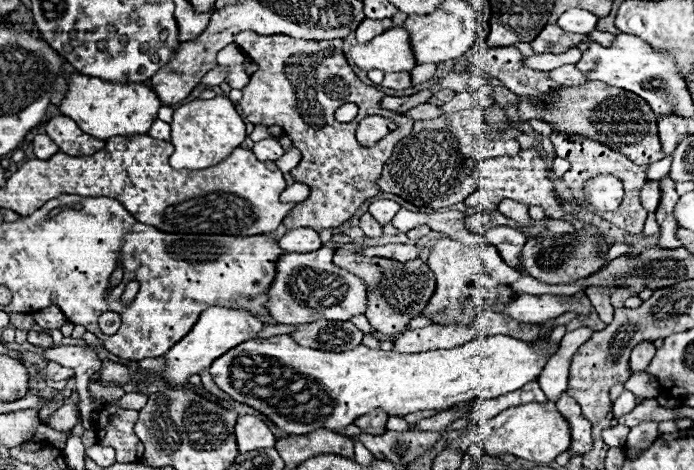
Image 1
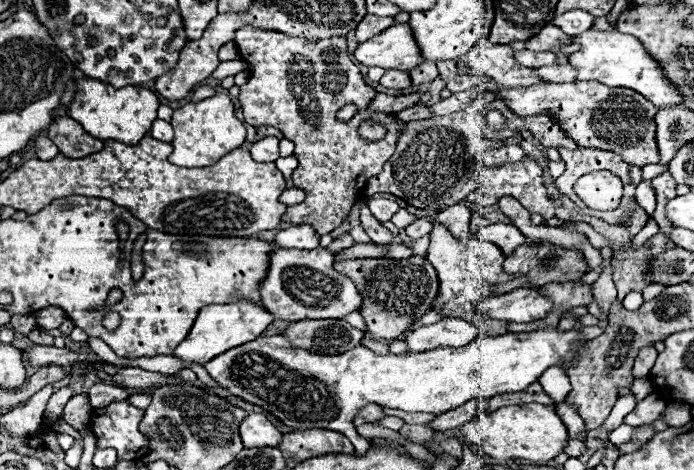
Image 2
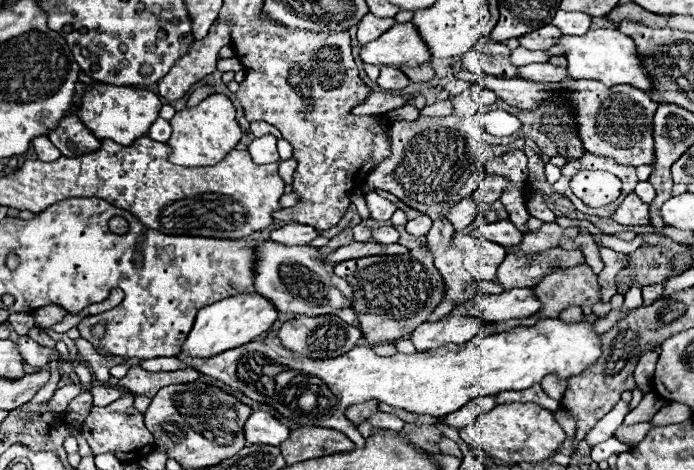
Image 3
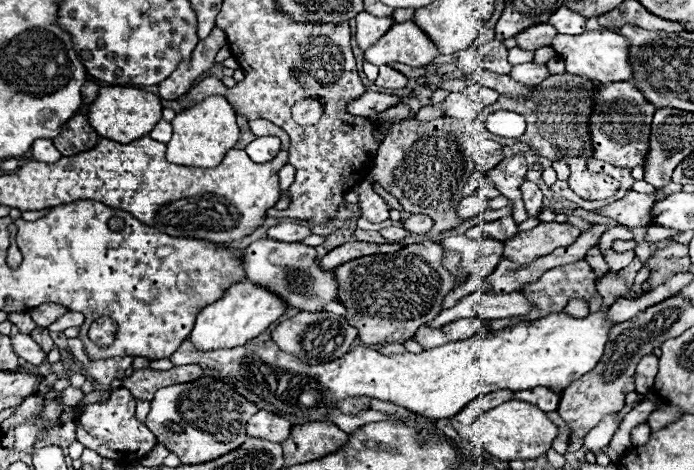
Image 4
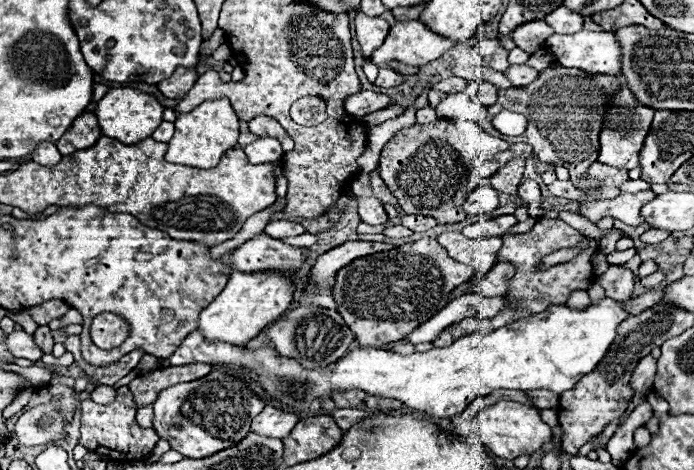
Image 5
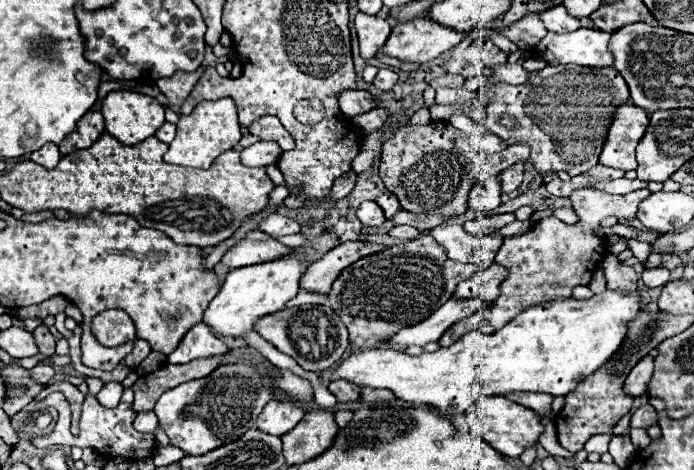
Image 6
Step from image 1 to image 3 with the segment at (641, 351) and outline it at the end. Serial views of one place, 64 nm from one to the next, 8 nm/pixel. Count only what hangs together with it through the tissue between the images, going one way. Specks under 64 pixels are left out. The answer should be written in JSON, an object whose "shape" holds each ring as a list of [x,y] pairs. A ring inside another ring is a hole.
{"shape":[[[652,350],[652,352],[646,352],[646,354],[638,360],[638,364],[636,364],[634,378],[636,378],[638,388],[640,388],[644,394],[652,390],[652,378],[654,378],[656,360],[658,360],[658,354]]]}

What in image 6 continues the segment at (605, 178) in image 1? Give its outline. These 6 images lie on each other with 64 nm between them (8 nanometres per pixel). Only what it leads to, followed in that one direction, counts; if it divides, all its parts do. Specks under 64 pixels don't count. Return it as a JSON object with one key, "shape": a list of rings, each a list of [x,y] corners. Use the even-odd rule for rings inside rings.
{"shape":[[[546,66],[538,72],[532,72],[526,84],[510,86],[510,84],[486,84],[480,88],[482,94],[490,98],[486,106],[486,128],[500,136],[508,146],[510,144],[528,144],[530,146],[530,162],[538,172],[538,180],[550,172],[568,172],[570,176],[578,176],[588,172],[592,166],[598,164],[598,156],[604,148],[612,118],[616,108],[626,104],[630,98],[628,86],[622,76],[614,68],[582,68],[582,66]],[[508,114],[512,116],[518,126],[506,128],[500,124],[500,118]]]}

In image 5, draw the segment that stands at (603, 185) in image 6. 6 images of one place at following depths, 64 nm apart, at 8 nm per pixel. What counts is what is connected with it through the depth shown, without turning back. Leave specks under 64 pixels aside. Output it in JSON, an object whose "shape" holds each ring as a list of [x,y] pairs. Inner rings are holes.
{"shape":[[[626,180],[622,186],[618,186],[618,190],[620,190],[622,194],[640,192],[640,190],[650,190],[650,184],[646,184],[644,180]]]}

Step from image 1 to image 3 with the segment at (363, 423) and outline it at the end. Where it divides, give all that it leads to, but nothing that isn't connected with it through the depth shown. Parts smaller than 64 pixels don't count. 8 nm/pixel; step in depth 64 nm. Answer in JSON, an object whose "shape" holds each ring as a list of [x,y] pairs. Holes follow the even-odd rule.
{"shape":[[[366,400],[362,404],[354,404],[350,408],[346,408],[346,418],[352,420],[354,424],[362,424],[370,414],[378,412],[376,408],[376,400]]]}

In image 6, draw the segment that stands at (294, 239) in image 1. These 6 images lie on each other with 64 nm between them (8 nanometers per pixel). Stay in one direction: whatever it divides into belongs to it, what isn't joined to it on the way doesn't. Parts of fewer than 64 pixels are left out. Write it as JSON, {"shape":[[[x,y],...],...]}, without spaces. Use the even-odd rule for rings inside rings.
{"shape":[[[278,212],[268,214],[258,228],[270,236],[284,236],[284,234],[298,234],[300,232],[300,224],[288,216],[282,216]]]}

